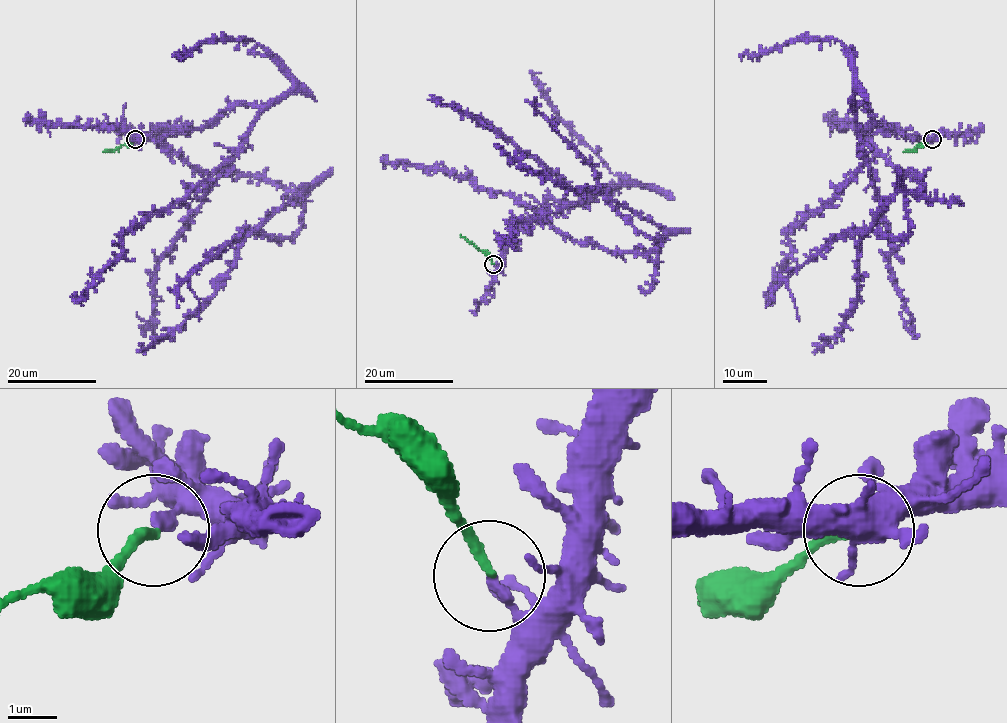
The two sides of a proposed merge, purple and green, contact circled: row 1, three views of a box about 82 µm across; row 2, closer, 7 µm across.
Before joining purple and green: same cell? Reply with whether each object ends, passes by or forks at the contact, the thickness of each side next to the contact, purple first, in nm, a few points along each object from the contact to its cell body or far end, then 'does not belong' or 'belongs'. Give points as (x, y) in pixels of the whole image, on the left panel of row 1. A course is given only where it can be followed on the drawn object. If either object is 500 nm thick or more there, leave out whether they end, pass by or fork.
purple ends; green ends; calibres 200 and 200 nm; course purple (136, 139), (189, 130), (167, 134), (164, 142), (204, 171), (305, 191), (246, 238), (205, 304), (136, 351); course green (136, 139), (102, 152); does not belong

